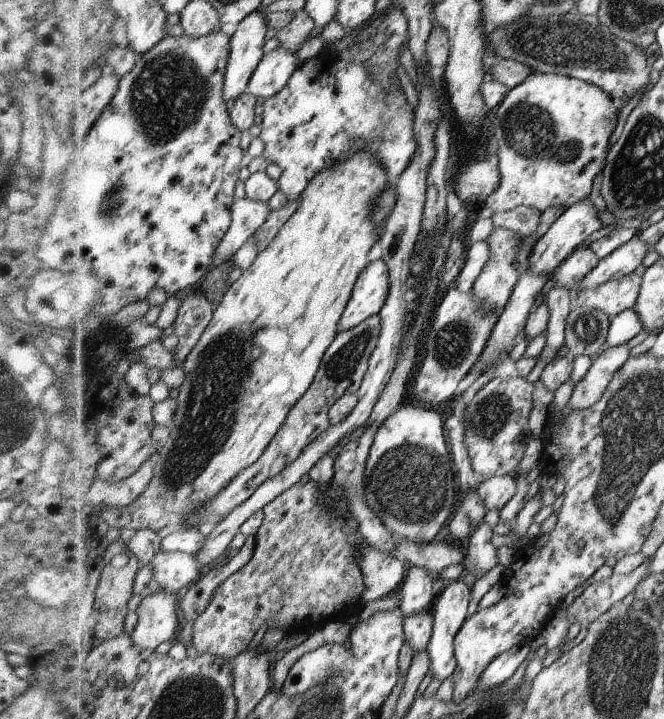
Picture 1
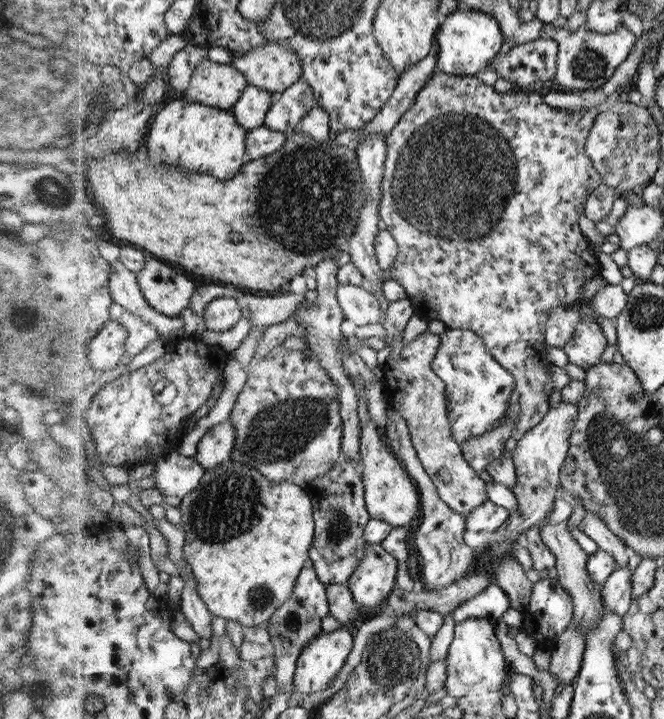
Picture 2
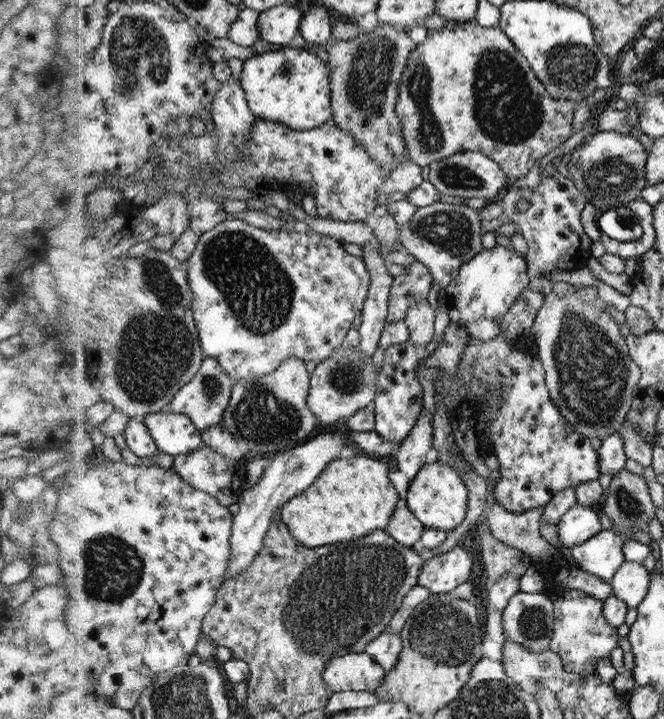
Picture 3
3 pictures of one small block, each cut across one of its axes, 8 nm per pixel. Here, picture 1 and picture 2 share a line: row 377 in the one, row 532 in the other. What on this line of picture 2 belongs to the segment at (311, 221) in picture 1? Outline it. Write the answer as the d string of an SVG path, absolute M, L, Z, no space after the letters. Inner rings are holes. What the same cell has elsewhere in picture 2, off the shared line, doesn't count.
M224 460L220 466L207 471L201 486L182 500L182 505L179 509L182 512L182 525L185 528L186 534L184 558L190 563L192 570L198 577L201 596L204 597L209 610L226 621L232 620L240 623L244 628L269 625L276 612L291 600L297 587L298 579L302 576L302 571L306 567L314 565L313 556L310 555L310 552L314 544L314 538L317 535L317 520L314 514L314 499L311 489L302 487L302 485L292 481L276 483L276 481L270 481L270 479L266 478L266 475L262 474L262 471L258 471L257 468L250 465L244 466L244 464L238 463L238 461Z

